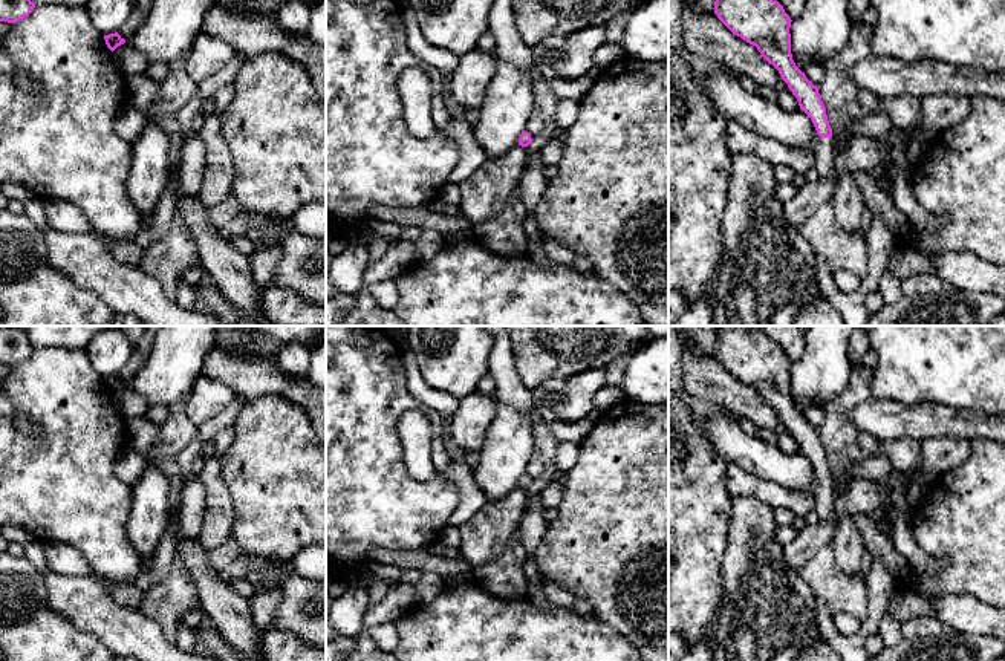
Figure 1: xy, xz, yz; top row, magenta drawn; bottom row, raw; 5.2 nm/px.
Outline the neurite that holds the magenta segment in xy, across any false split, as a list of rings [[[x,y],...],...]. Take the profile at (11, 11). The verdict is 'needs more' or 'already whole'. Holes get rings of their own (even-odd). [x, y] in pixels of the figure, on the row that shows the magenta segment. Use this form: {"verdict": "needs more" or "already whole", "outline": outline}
{"verdict": "already whole", "outline": [[[0,0],[0,21],[15,23],[28,17],[35,8],[31,0]]]}

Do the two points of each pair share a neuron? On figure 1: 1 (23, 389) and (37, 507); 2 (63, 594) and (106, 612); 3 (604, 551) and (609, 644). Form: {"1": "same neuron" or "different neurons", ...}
{"1": "same neuron", "2": "same neuron", "3": "different neurons"}

